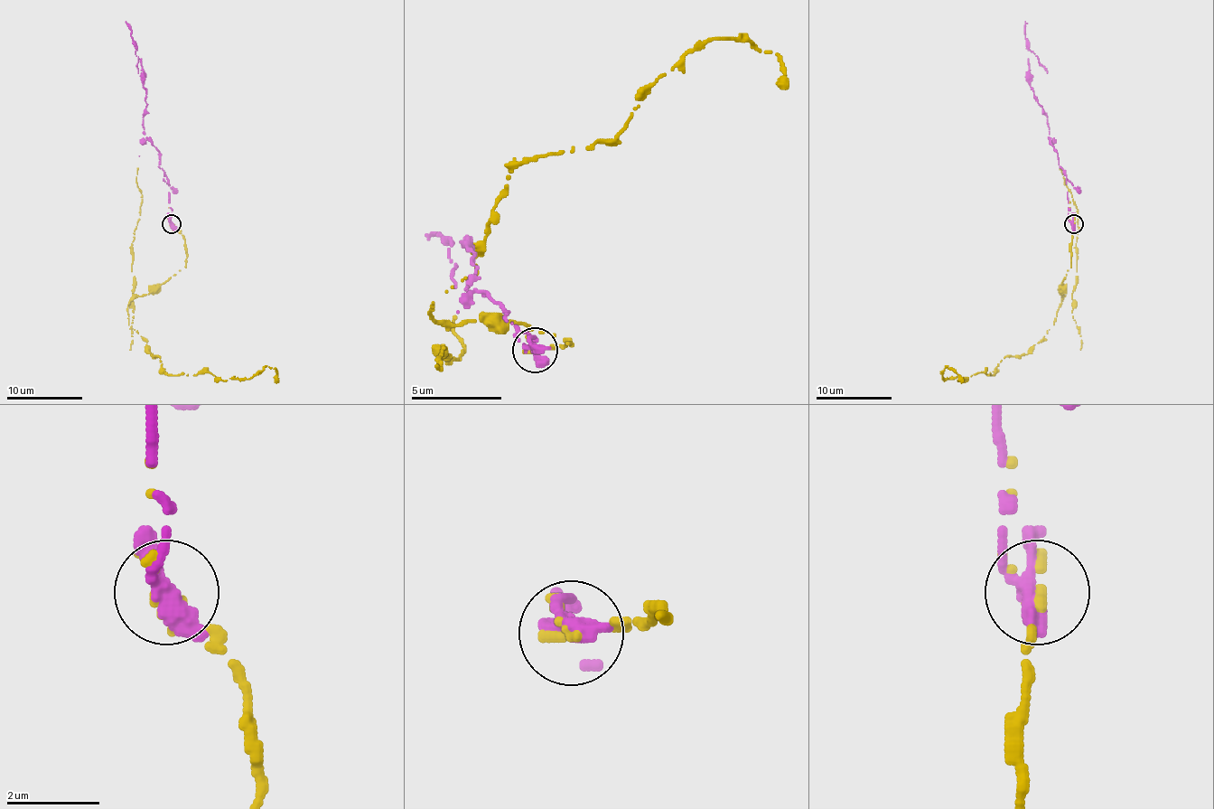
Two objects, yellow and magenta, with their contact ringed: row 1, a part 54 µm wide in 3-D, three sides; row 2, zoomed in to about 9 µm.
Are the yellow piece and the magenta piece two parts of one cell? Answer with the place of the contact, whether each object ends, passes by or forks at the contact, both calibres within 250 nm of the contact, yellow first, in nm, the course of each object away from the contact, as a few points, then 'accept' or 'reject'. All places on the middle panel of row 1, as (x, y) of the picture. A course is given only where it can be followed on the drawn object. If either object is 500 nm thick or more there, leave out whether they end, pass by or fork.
(535, 350) | yellow passes by | magenta passes by | 240/380 nm | yellow via (533, 352), (569, 343), (429, 315), (474, 270), (510, 166), (605, 144), (709, 40), (772, 53), (786, 89) | magenta via (533, 352), (533, 338), (506, 311), (465, 288), (474, 257), (465, 243), (447, 248), (438, 234), (424, 234) | accept

